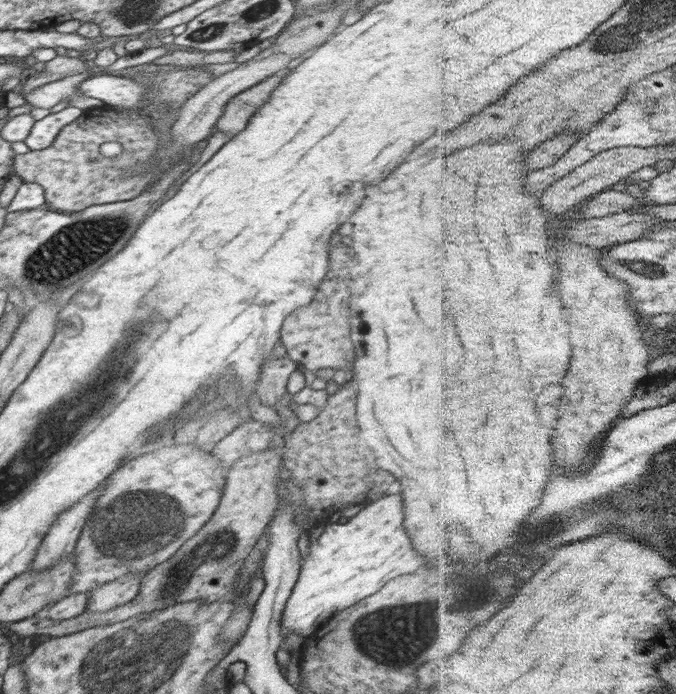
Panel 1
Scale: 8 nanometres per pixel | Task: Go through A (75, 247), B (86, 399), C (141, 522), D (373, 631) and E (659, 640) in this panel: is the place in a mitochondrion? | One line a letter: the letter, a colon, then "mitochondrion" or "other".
A: mitochondrion
B: mitochondrion
C: mitochondrion
D: mitochondrion
E: other

